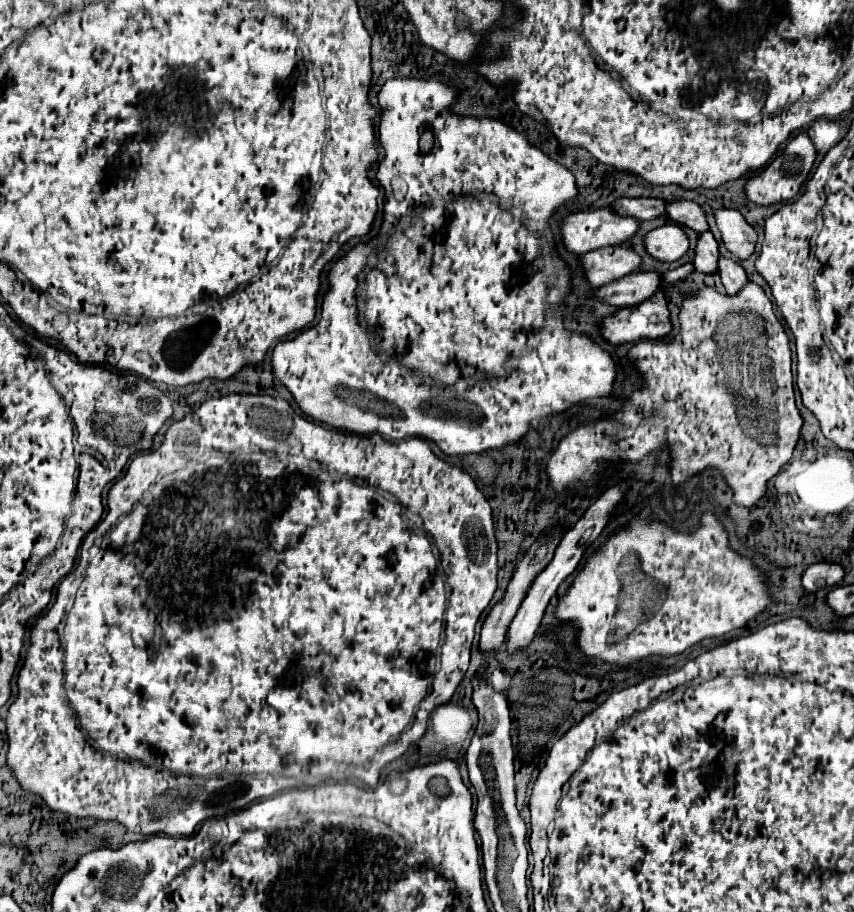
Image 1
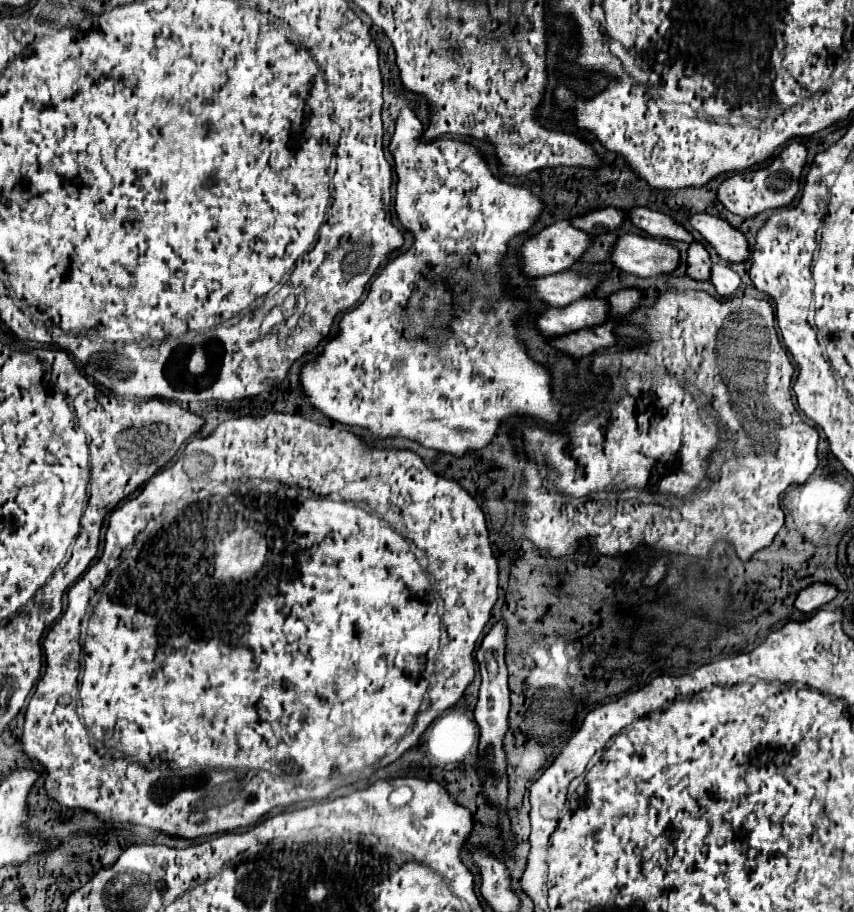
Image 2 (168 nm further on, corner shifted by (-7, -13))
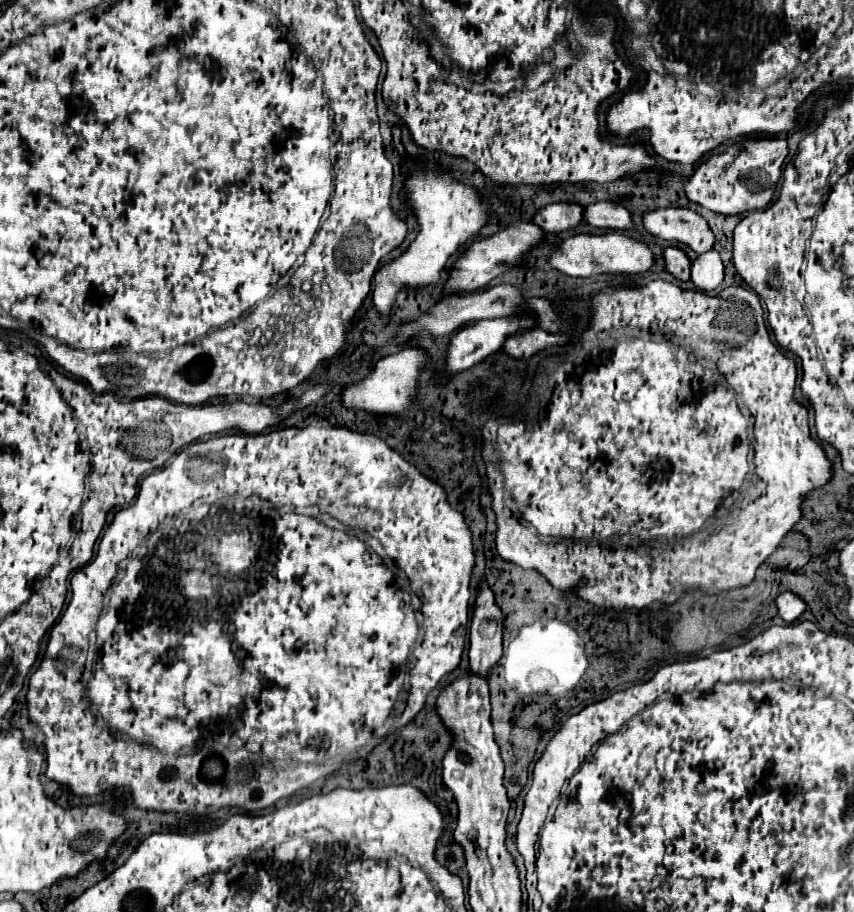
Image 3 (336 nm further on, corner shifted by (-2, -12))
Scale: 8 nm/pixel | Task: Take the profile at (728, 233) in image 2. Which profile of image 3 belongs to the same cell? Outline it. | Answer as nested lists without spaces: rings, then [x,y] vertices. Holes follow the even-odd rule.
[[[689,208],[649,210],[643,214],[643,226],[651,236],[685,244],[697,254],[711,250],[715,242],[715,236],[705,224],[705,218]]]

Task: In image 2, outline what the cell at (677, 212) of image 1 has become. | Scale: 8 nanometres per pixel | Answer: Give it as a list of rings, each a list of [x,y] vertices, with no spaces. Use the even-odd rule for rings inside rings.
[[[636,207],[628,211],[630,223],[636,227],[644,229],[652,237],[662,237],[662,239],[676,239],[676,241],[686,241],[692,243],[694,237],[690,231],[684,229],[682,223],[672,219],[670,215],[664,215],[660,211],[652,211],[648,207]]]

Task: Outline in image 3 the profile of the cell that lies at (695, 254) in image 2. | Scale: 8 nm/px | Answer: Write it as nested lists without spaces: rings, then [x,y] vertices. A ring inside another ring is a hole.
[[[669,246],[665,248],[663,252],[663,260],[665,260],[665,270],[669,274],[673,274],[677,280],[689,280],[689,268],[691,268],[691,262],[689,258],[685,256],[683,250],[675,248],[675,246]]]

